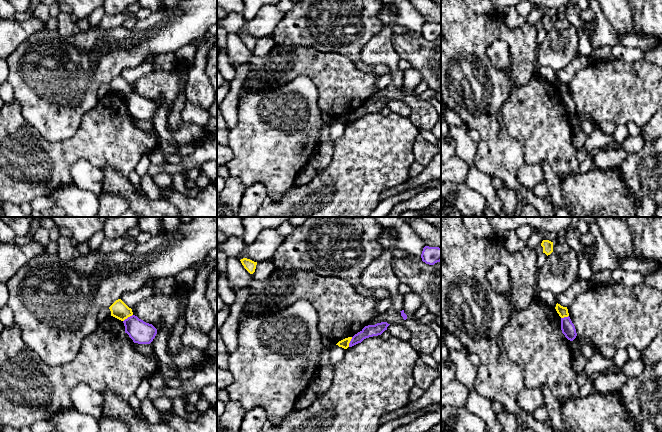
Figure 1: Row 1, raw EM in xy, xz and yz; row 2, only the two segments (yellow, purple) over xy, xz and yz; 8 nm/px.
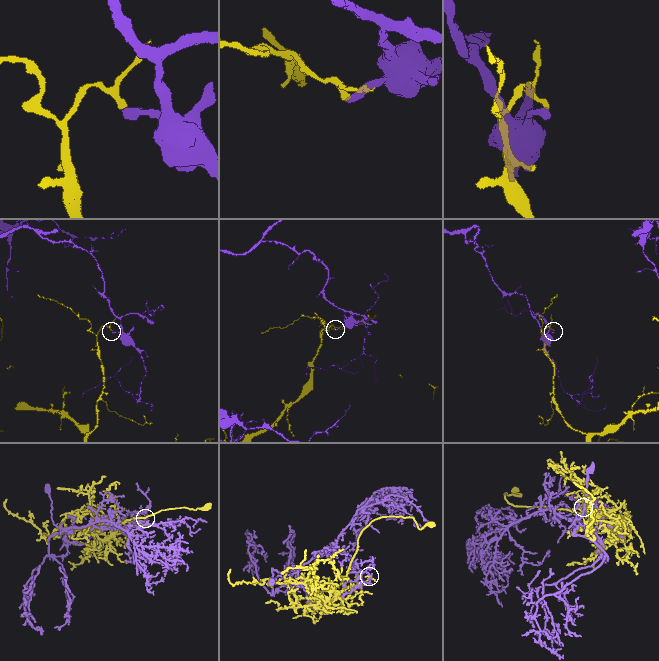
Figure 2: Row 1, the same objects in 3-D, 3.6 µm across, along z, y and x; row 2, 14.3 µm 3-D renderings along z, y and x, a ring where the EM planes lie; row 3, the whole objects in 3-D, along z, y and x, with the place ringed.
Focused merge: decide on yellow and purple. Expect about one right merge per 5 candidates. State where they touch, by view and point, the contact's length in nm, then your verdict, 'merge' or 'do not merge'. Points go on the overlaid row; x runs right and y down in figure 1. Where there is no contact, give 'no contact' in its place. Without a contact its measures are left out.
meets yellow in xy at (127, 317); contact 100 nm long; do not merge

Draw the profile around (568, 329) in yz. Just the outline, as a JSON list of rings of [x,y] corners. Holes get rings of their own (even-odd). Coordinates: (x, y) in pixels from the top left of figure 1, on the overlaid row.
[[[569,316],[561,318],[561,330],[565,337],[570,341],[573,341],[577,336],[575,326]]]

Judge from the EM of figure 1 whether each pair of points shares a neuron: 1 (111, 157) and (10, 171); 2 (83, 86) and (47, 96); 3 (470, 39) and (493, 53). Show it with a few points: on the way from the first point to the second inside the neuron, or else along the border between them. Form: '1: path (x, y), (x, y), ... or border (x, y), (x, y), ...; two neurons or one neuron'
1: path (86, 152), (67, 152), (45, 167), (35, 167); one neuron
2: path (74, 86), (56, 87); one neuron
3: border (495, 39), (487, 48), (487, 57), (498, 70); two neurons

